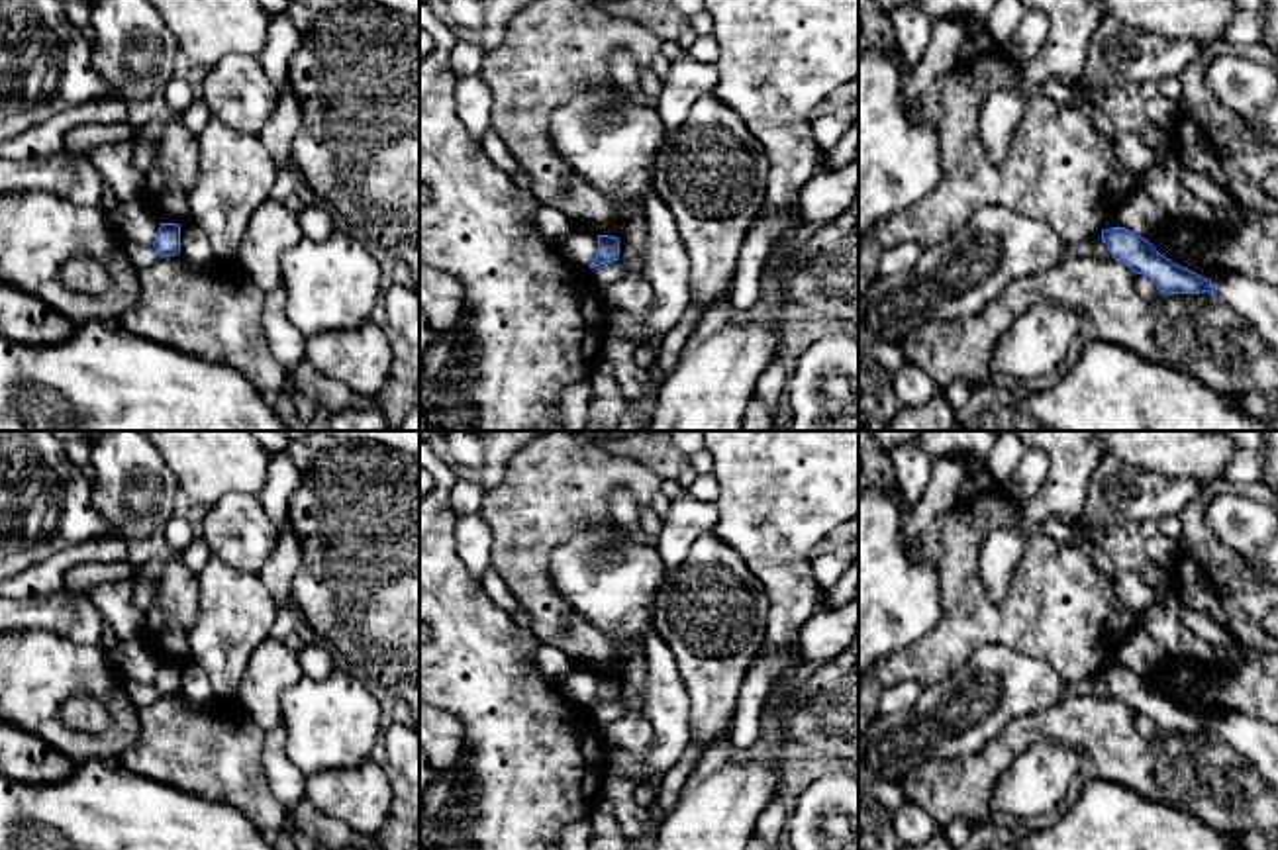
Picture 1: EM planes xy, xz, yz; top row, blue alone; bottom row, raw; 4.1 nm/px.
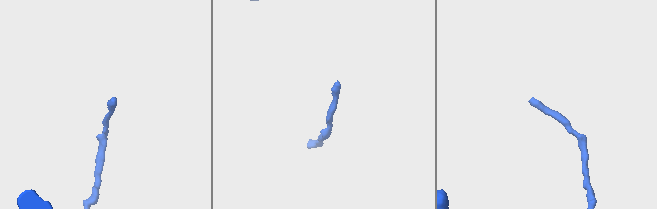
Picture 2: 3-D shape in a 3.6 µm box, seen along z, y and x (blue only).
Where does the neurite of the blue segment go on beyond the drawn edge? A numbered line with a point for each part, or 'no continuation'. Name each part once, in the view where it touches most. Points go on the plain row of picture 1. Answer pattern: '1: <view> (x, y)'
no continuation

